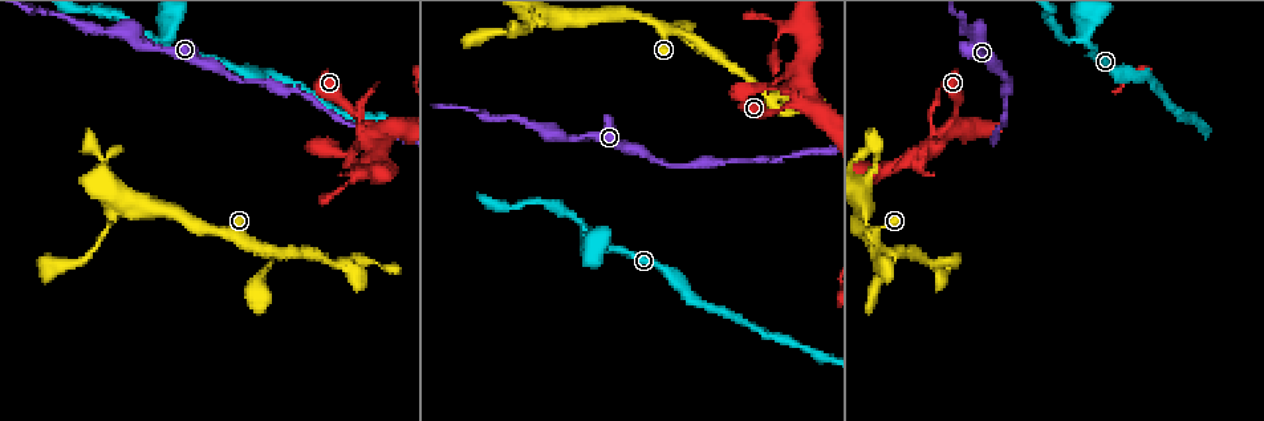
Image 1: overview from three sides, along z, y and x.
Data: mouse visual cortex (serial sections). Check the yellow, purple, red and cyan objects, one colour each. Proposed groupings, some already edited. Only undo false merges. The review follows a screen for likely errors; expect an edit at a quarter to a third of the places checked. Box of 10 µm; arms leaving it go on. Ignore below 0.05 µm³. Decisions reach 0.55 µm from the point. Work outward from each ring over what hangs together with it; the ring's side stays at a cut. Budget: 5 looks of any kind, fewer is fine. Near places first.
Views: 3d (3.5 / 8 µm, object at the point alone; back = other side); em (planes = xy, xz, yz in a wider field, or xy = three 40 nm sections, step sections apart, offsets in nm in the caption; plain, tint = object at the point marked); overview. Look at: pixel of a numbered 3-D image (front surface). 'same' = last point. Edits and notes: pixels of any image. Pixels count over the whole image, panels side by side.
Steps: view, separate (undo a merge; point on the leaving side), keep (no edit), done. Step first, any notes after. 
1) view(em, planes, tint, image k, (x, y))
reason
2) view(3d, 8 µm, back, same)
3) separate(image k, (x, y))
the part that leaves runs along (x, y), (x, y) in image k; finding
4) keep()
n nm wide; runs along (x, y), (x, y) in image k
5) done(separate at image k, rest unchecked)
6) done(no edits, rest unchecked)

view(3d, 3.5 µm, image 1, (981, 47))
calibre changes

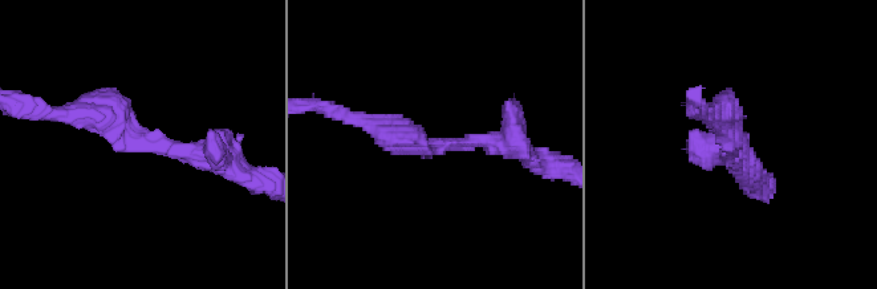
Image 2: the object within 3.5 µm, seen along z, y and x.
view(em, xy, step 5, plain, image 2, (130, 143))
arms of 250, 300 nm

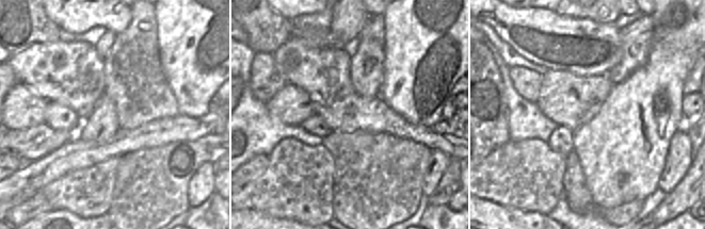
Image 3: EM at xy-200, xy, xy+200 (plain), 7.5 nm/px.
view(em, xy, step 5, tint, same)
with the object marked

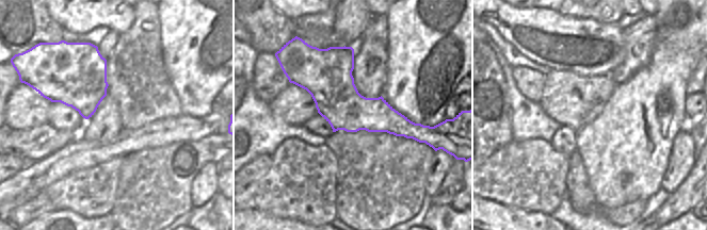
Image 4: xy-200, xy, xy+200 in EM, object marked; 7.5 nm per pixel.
keep()
runs along (214, 150), (55, 113) in image 2; all the same cell

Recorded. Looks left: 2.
view(3d, 3.5 µm, image 1, (1087, 44))
small branch off a trunk

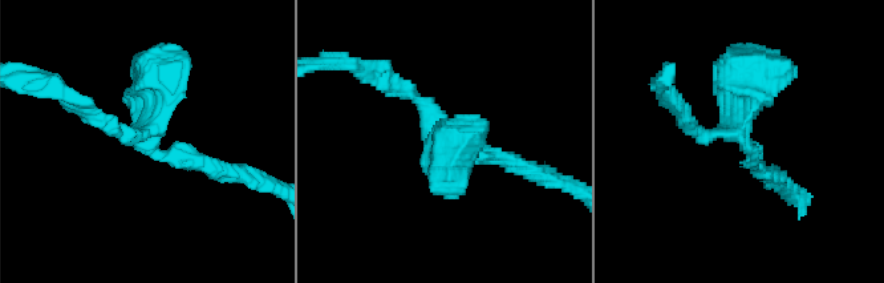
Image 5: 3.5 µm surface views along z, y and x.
view(em, xy, step 1, tint, image 5, (746, 141))
3 arms; arms of 200, 200, 450 nm

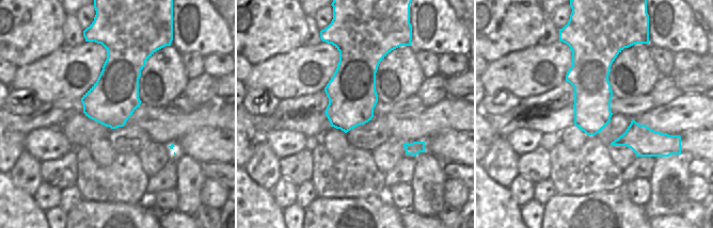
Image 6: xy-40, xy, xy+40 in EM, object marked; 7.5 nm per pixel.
keep()
runs along (219, 170), (142, 142), (154, 72) in image 5; continuous, no second cell

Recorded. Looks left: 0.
done(no edits, rest unchecked)

